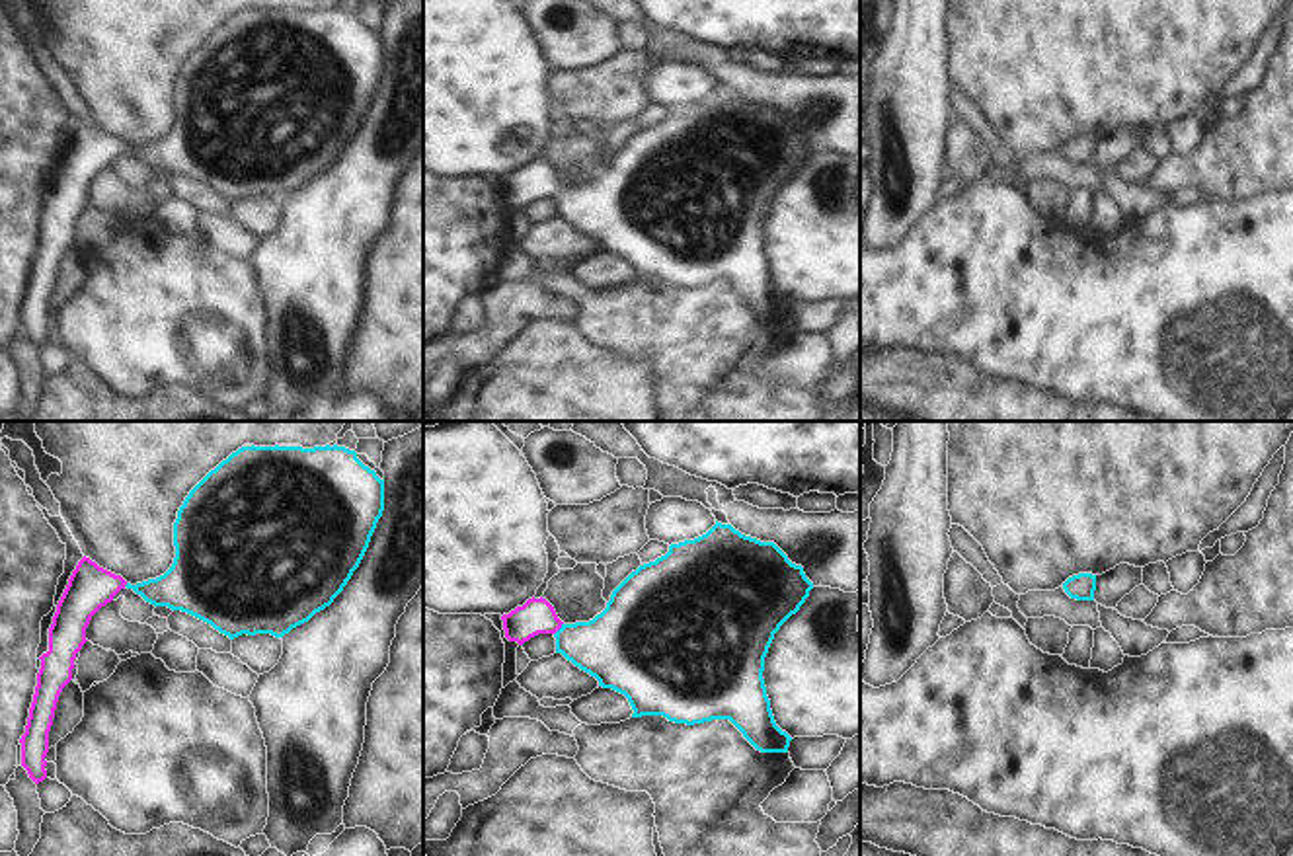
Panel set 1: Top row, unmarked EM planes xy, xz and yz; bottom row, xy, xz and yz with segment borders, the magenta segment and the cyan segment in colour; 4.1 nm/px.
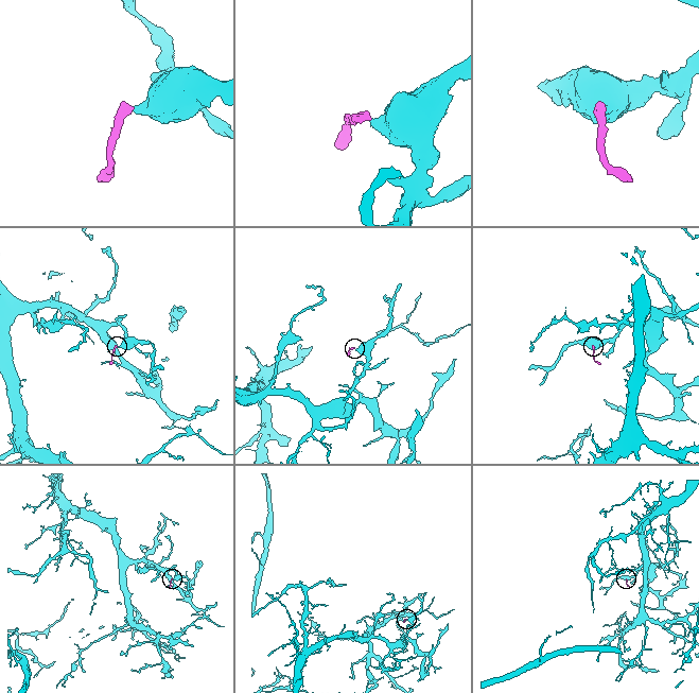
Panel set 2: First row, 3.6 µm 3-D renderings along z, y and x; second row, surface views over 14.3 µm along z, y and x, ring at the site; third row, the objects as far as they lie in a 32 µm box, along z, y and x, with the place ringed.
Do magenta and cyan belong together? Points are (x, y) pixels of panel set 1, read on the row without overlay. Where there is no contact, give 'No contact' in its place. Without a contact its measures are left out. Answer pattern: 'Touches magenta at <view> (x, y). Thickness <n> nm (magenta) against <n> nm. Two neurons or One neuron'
Touches magenta at xz (560, 190). Thickness 150 nm (magenta) against 300 nm. One neuron.

